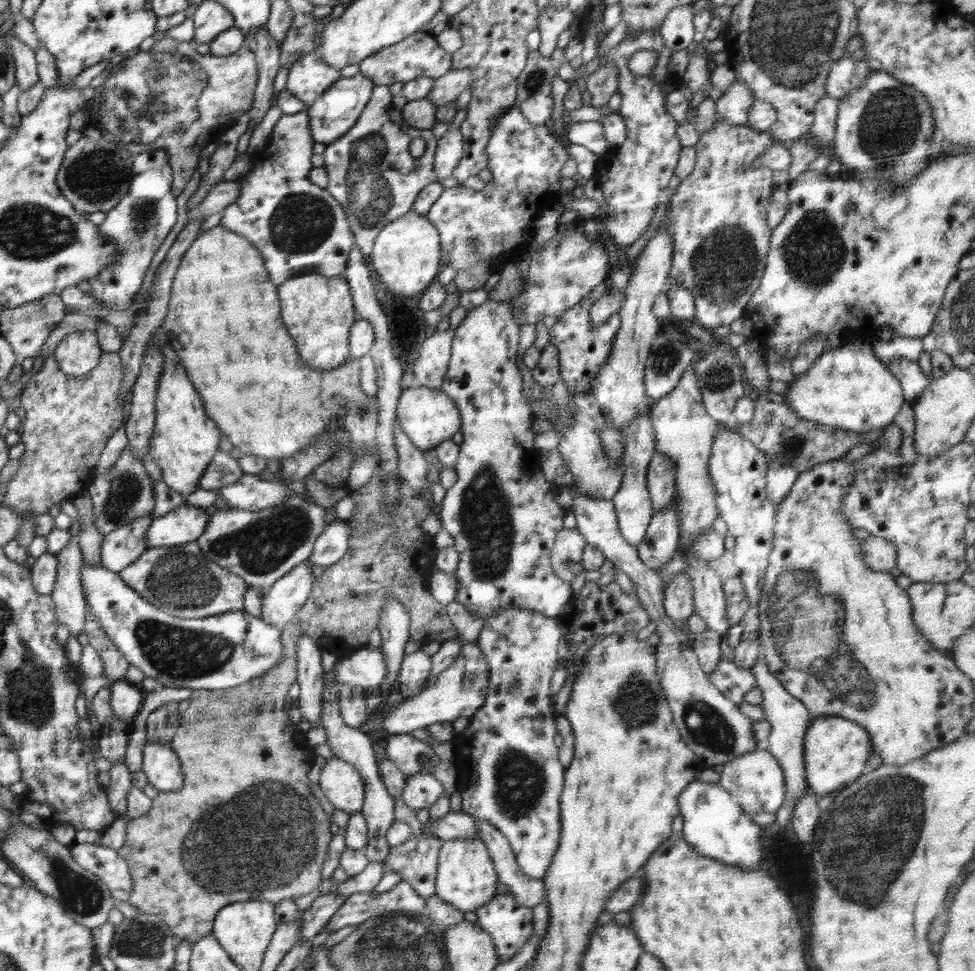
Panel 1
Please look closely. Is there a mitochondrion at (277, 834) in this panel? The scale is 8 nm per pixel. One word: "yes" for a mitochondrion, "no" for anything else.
yes

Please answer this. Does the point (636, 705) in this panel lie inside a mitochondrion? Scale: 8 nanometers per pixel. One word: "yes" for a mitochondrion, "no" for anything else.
yes

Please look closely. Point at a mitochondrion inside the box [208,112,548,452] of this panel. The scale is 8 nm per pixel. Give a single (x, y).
(371, 161)

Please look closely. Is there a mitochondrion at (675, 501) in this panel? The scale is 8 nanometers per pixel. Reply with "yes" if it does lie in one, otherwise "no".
no

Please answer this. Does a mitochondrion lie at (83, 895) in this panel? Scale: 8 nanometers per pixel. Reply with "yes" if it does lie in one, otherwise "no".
yes

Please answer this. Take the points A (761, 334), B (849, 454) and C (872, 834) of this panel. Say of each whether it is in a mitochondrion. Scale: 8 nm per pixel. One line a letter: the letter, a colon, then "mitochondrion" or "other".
A: other
B: other
C: mitochondrion

